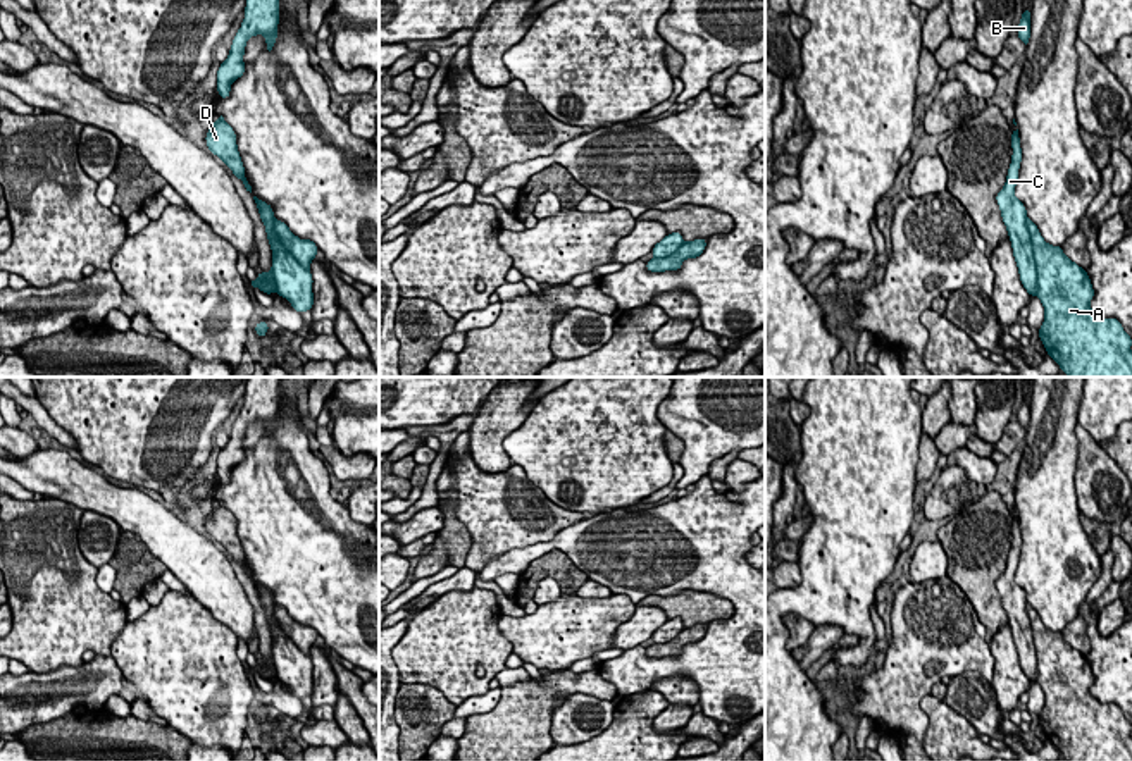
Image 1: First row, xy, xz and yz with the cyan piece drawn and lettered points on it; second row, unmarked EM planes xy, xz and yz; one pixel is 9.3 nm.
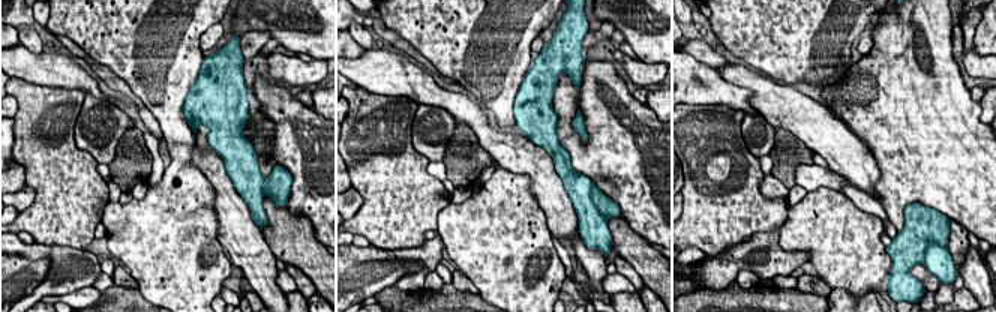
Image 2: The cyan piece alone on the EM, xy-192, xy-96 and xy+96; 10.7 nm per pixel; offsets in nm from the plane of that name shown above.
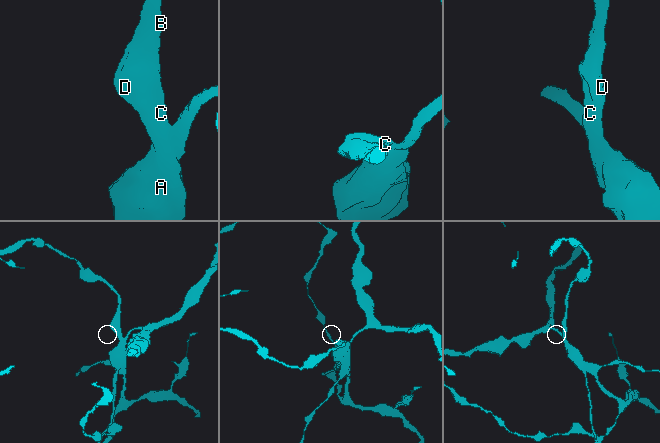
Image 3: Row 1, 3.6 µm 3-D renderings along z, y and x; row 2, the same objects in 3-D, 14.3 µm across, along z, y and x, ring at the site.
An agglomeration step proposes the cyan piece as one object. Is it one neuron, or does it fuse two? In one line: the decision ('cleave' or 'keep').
cleave

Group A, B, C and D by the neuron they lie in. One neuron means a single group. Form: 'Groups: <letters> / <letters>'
Groups: A / B C D

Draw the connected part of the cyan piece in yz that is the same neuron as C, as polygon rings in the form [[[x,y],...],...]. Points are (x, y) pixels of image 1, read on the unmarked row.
[[[1018,515],[1011,518],[1011,549],[1008,554],[1006,568],[1003,575],[996,580],[996,587],[1001,596],[1003,608],[1011,627],[1013,642],[1018,653],[1020,668],[1030,682],[1037,682],[1037,658],[1032,639],[1032,627],[1027,613],[1027,594],[1015,582],[1015,572],[1018,566],[1018,554],[1022,548],[1022,534]]]

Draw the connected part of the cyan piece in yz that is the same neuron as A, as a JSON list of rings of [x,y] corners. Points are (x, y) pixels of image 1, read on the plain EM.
[[[1027,606],[1037,658],[1037,684],[1044,692],[1039,725],[1065,761],[1132,761],[1132,725],[1118,704],[1104,704],[1091,694],[1094,675],[1087,658],[1072,647],[1061,632],[1044,627],[1037,611]]]

